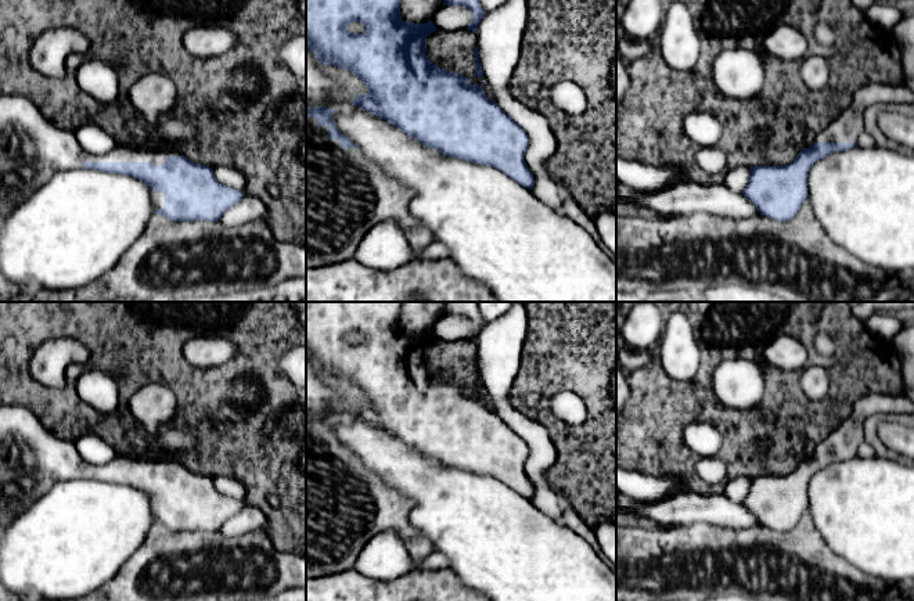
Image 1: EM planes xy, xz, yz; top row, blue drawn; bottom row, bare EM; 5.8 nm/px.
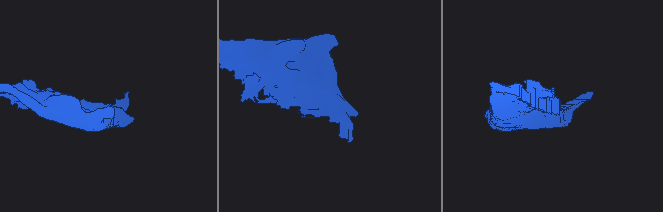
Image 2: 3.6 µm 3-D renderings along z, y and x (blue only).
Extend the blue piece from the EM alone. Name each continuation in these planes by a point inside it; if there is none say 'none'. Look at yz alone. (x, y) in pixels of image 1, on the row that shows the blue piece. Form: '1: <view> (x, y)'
1: yz (849, 125)

